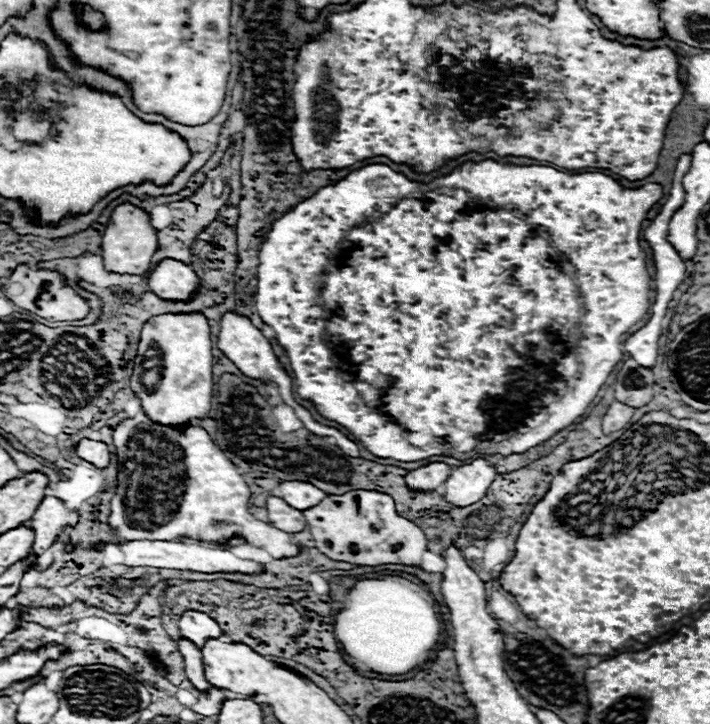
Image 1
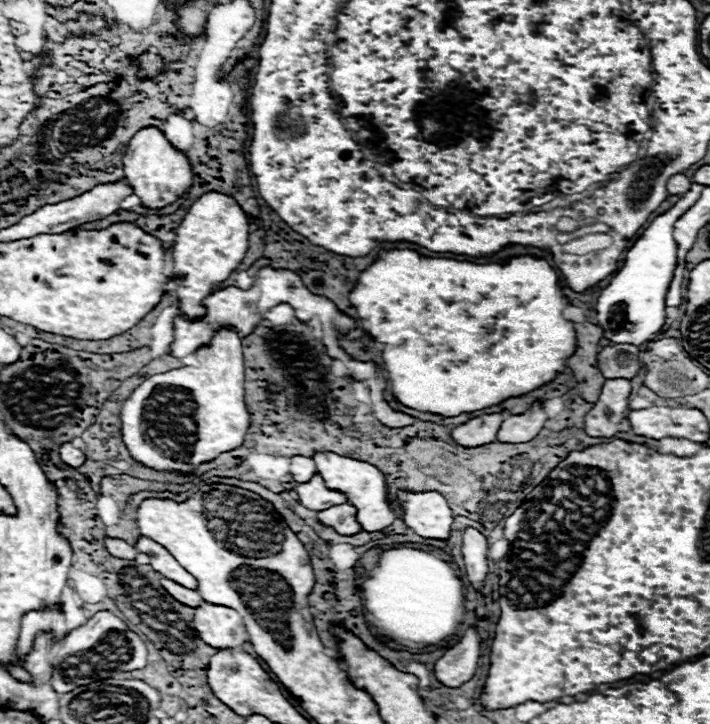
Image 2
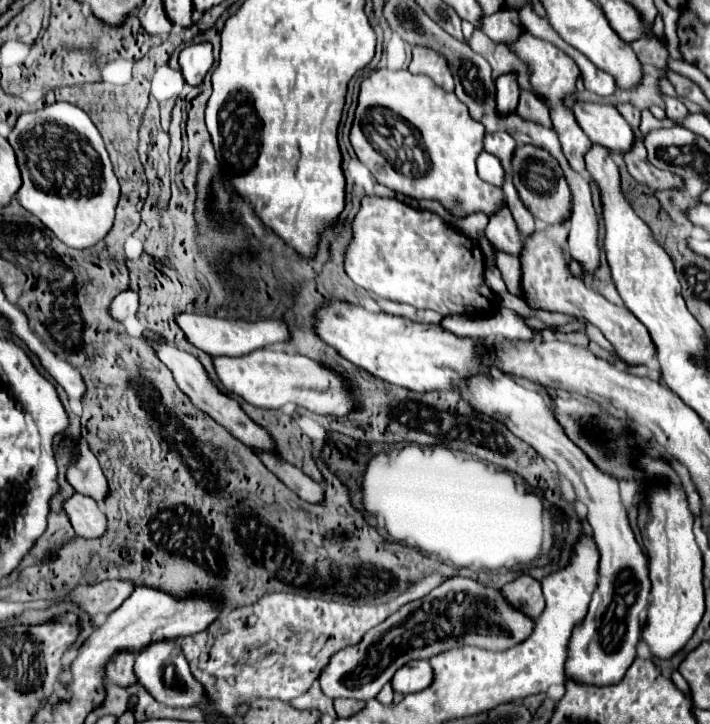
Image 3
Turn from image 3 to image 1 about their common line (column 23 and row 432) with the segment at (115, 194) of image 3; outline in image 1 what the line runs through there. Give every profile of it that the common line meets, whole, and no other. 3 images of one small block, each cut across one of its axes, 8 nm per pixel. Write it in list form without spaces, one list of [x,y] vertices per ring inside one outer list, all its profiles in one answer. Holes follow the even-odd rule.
[[[140,410],[132,420],[124,420],[114,430],[114,446],[118,454],[118,486],[110,502],[108,524],[116,532],[114,540],[118,544],[132,540],[198,540],[216,544],[242,536],[246,544],[268,550],[276,560],[292,558],[302,552],[302,546],[292,542],[288,532],[276,530],[272,524],[260,522],[248,514],[248,484],[202,428],[188,426],[184,432],[168,430],[166,426],[152,424]]]

